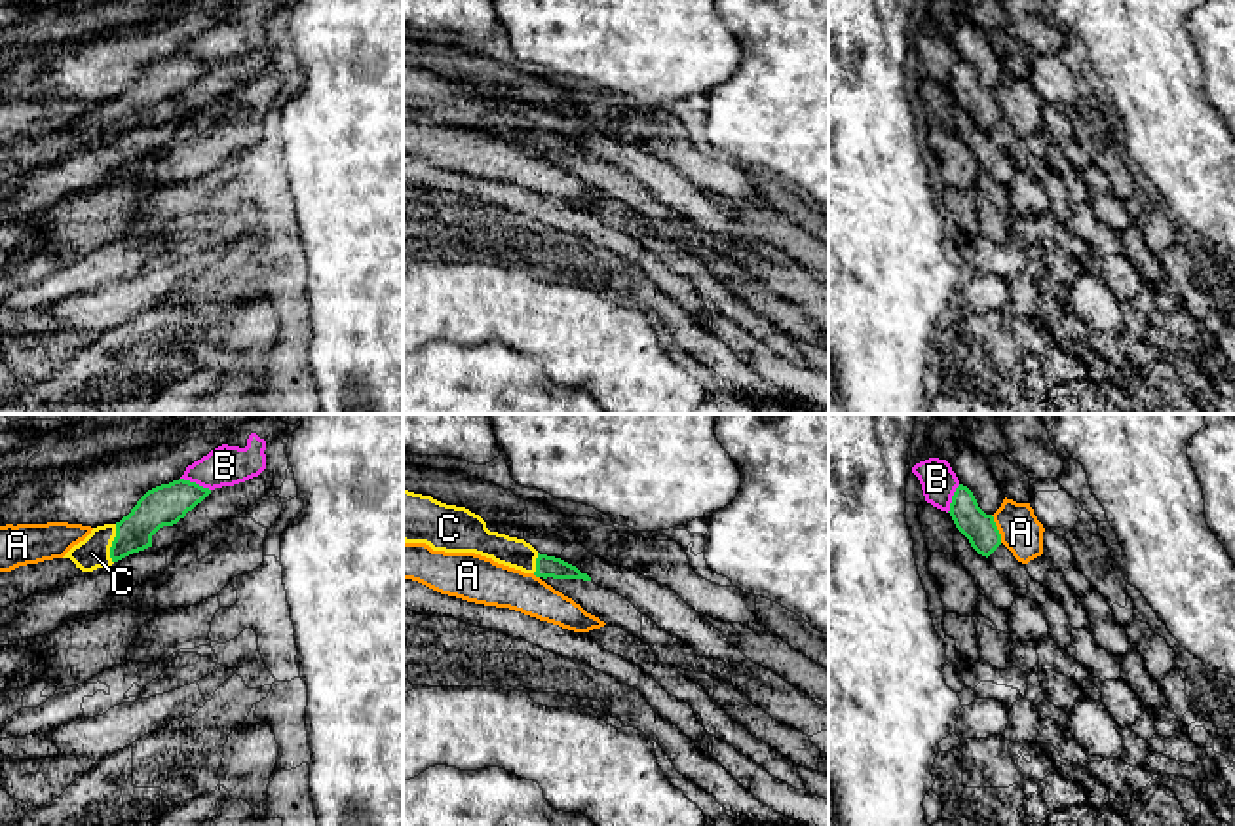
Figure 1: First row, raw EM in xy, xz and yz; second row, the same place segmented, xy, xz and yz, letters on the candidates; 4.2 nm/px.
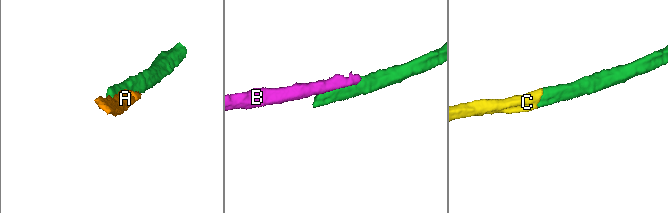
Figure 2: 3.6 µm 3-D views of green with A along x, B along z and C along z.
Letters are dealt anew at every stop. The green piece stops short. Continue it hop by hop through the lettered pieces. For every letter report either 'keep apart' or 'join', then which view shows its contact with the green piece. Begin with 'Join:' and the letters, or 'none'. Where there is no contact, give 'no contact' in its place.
Join: C
A: keep apart; meets green in yz
B: keep apart; meets green in xy
C: join; meets green in xy

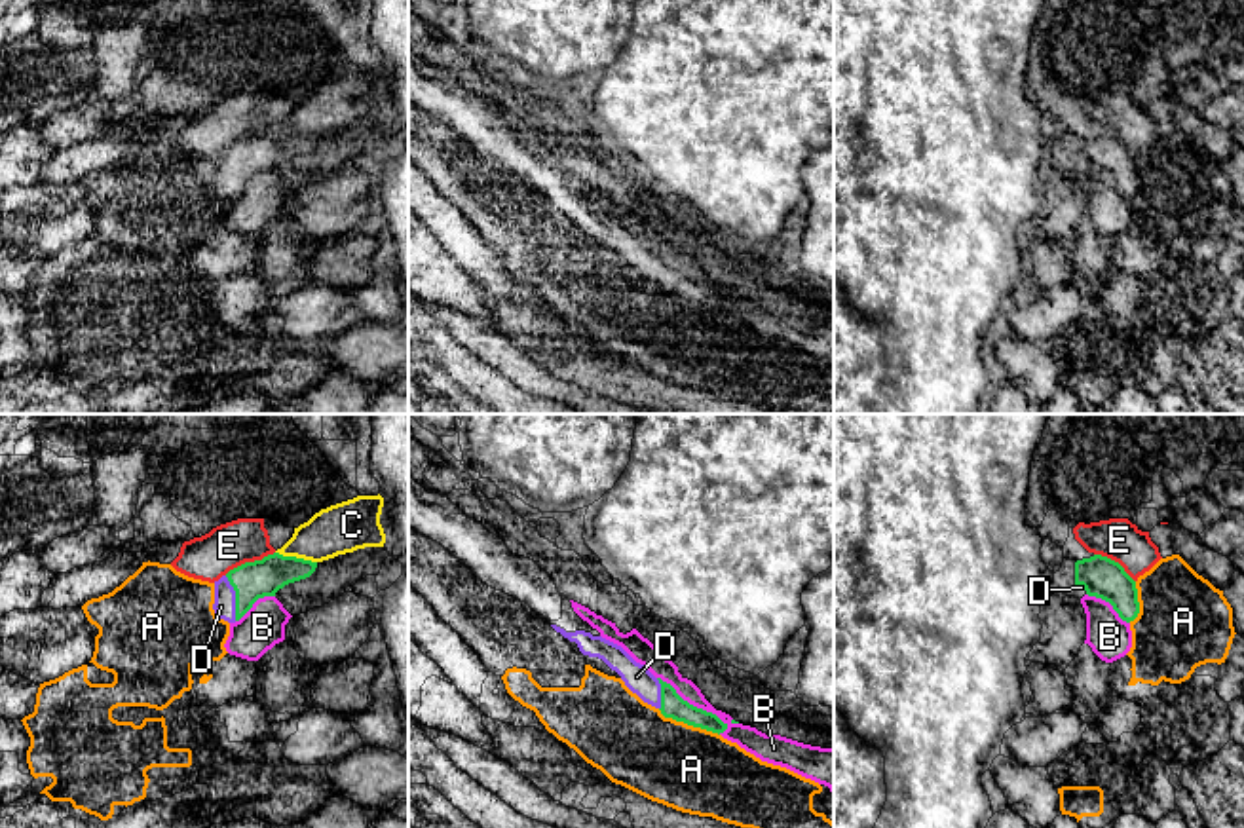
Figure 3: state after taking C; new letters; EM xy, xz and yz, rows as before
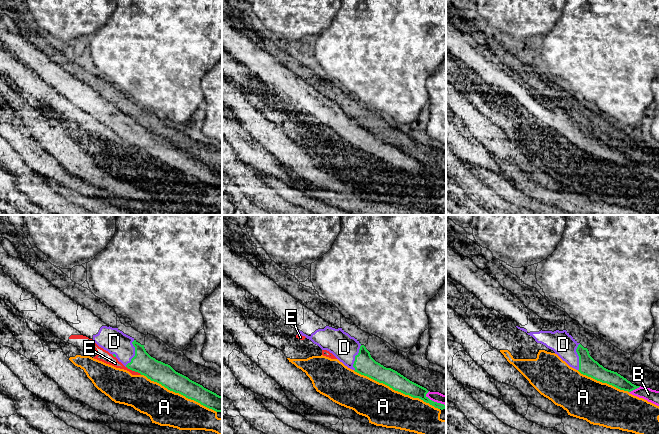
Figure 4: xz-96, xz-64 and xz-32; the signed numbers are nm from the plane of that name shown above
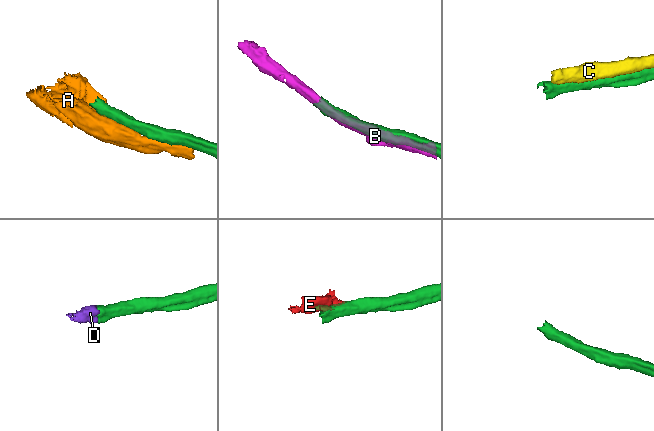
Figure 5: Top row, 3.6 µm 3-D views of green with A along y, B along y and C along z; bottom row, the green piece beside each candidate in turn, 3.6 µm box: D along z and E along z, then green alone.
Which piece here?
Join: D
A: keep apart; meets green in xz
B: keep apart; meets green in xz
C: keep apart; meets green in xy
D: join; meets green in xy
E: keep apart; meets green in xy

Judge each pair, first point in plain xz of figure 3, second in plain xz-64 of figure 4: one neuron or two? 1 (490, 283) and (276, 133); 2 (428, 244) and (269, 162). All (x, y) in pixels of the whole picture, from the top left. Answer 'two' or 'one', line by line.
1: one
2: one

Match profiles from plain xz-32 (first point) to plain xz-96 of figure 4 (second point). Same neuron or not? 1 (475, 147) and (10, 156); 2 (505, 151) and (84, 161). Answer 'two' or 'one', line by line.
1: two
2: one

